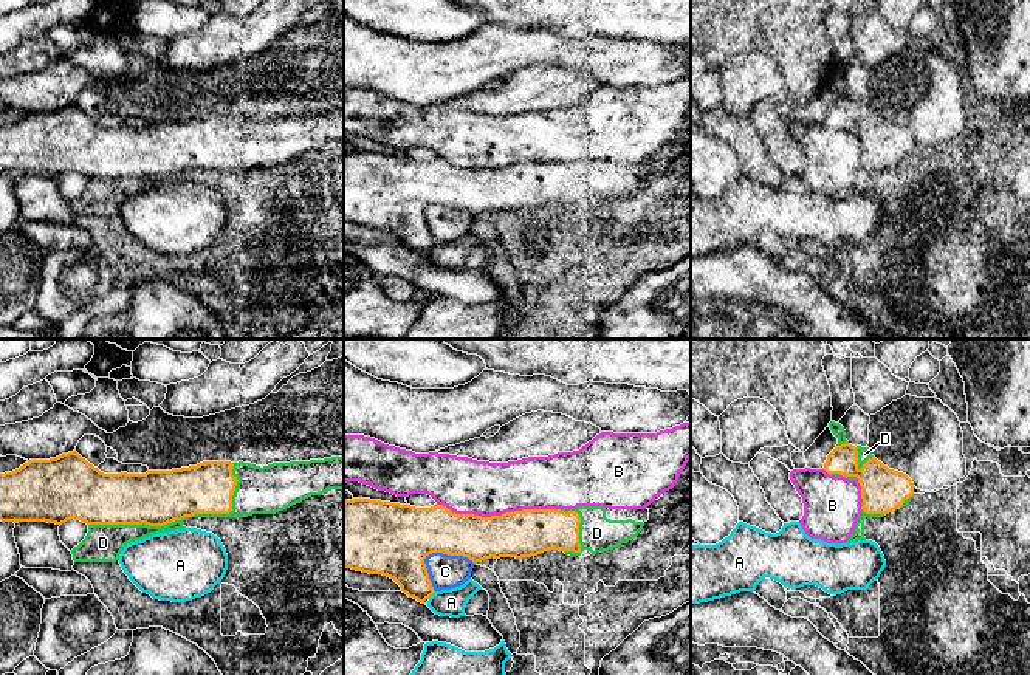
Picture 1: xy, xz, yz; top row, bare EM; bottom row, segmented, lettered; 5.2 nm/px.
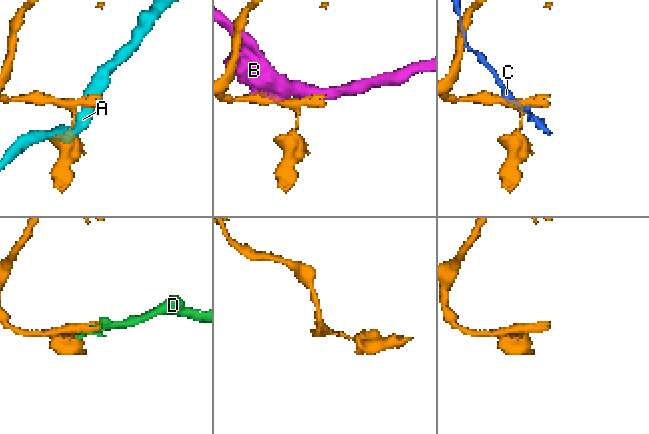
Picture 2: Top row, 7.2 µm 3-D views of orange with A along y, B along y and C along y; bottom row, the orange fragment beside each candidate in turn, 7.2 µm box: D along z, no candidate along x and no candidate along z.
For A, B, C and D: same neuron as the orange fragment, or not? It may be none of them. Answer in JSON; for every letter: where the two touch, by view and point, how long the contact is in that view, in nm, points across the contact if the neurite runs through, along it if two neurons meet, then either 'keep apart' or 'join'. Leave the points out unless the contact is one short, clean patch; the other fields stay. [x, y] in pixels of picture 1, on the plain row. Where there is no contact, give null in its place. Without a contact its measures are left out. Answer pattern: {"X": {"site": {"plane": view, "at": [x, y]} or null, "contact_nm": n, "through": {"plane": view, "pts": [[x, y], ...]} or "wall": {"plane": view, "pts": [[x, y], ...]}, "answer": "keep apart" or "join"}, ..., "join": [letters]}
{"A": {"site": {"plane": "xz", "at": [431, 248]}, "contact_nm": 60, "answer": "keep apart"}, "B": {"site": {"plane": "xz", "at": [499, 169]}, "contact_nm": 650, "answer": "keep apart"}, "C": {"site": {"plane": "xz", "at": [449, 208]}, "contact_nm": 280, "wall": {"plane": "xz", "pts": [[423, 212], [432, 206], [446, 206], [466, 209], [474, 217]]}, "answer": "keep apart"}, "D": {"site": {"plane": "xy", "at": [138, 177]}, "contact_nm": 500, "answer": "join"}, "join": ["D"]}

